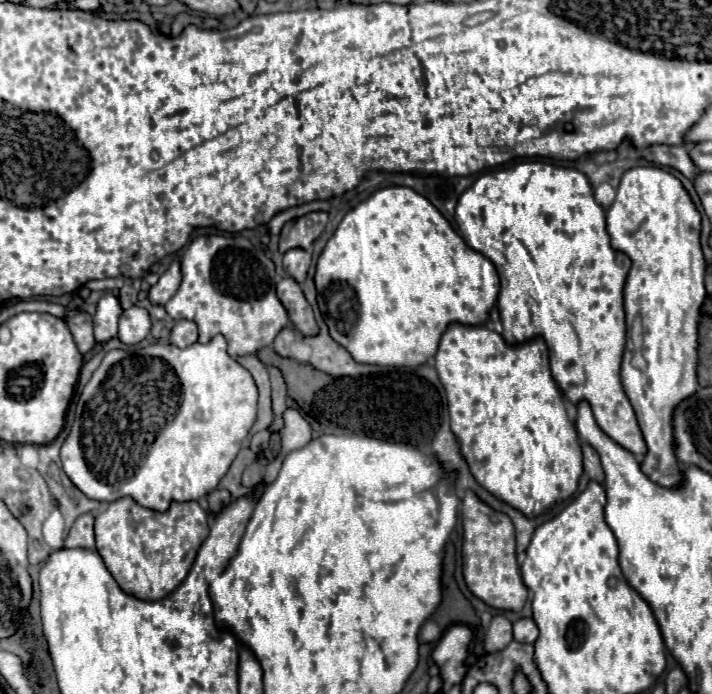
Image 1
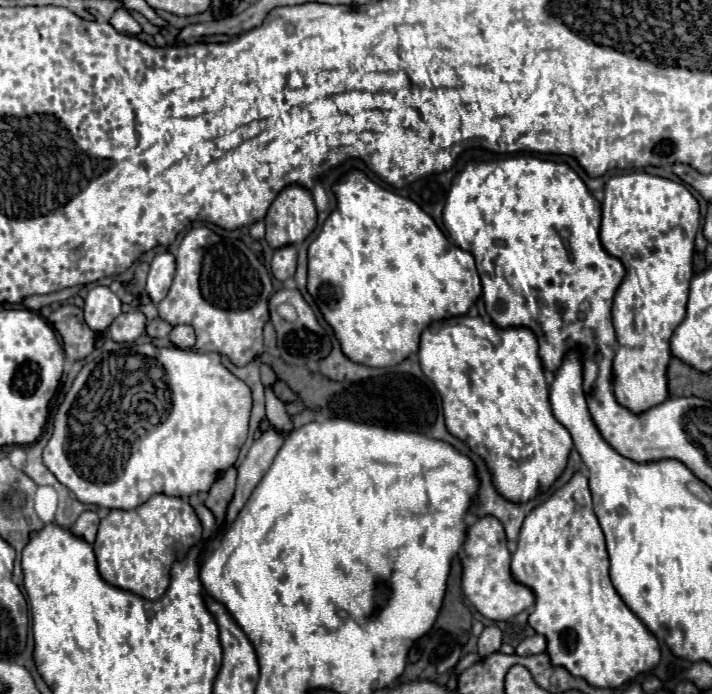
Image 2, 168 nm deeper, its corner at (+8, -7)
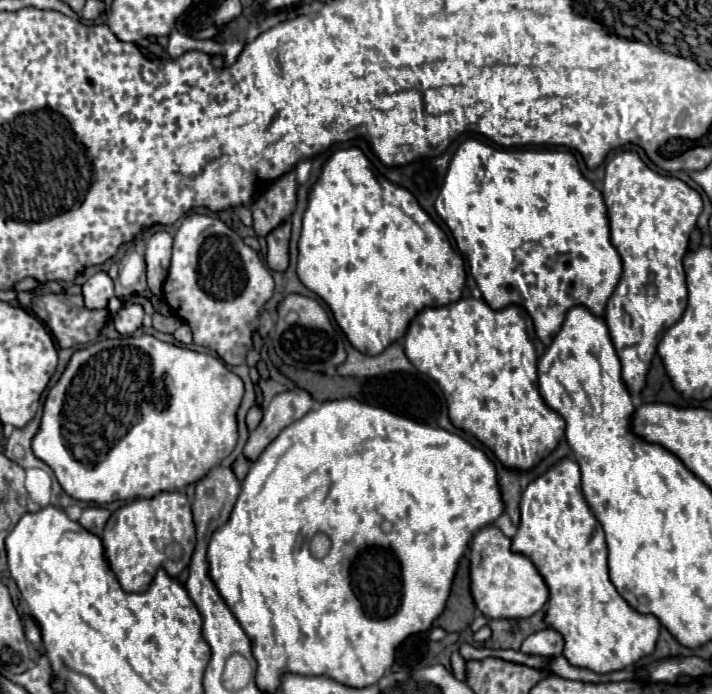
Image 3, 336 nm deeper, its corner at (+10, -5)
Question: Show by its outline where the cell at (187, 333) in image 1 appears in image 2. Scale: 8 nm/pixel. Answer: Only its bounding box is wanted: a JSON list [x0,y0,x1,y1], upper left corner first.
[170,326,194,348]

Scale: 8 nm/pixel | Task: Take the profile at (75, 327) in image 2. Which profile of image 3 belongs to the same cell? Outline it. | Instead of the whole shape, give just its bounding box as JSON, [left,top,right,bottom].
[32,294,108,348]

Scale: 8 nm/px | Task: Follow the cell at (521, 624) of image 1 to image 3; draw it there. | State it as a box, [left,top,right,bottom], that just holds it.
[522,628,564,656]

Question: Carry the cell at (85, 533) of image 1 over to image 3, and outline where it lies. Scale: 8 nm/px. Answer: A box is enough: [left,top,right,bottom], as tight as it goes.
[78,506,110,536]

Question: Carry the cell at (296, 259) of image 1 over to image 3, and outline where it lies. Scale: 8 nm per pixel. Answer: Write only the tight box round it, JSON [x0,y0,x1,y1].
[266,222,290,272]

